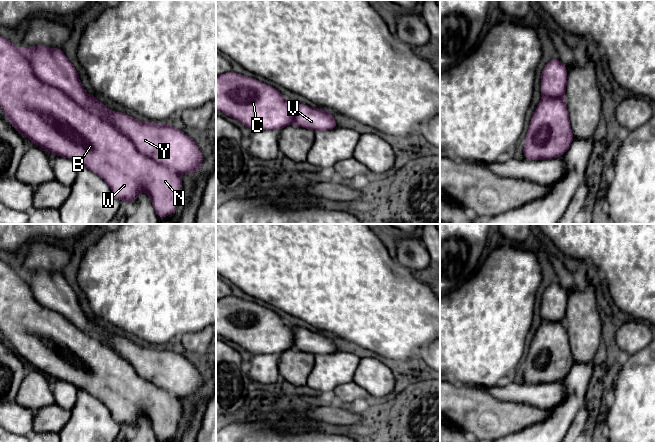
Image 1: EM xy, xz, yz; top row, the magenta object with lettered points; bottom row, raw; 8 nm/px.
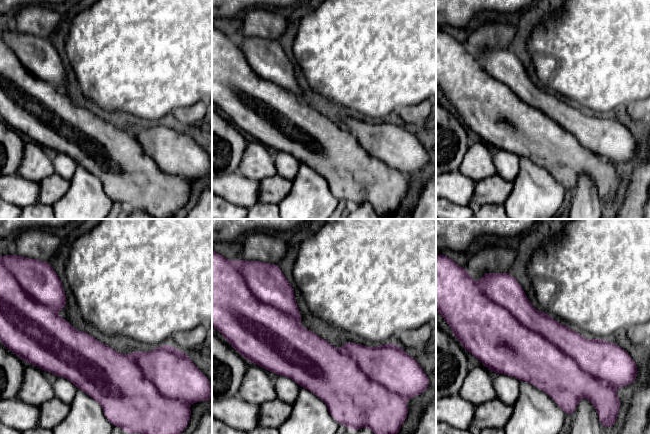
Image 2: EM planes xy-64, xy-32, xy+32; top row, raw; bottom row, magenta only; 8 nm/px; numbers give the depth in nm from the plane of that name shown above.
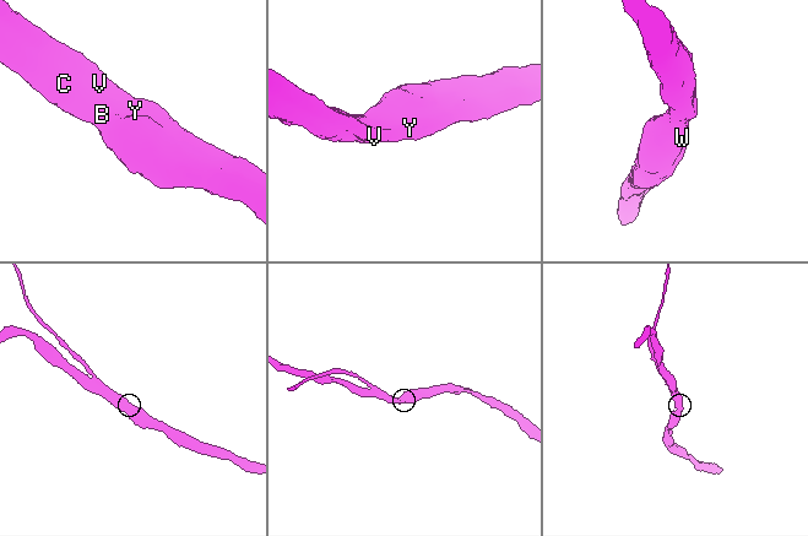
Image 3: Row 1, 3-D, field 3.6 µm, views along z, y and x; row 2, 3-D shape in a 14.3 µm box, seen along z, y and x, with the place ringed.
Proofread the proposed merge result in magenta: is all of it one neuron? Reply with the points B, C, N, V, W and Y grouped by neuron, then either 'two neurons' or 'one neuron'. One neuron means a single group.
groups B C N V W Y; one neuron

